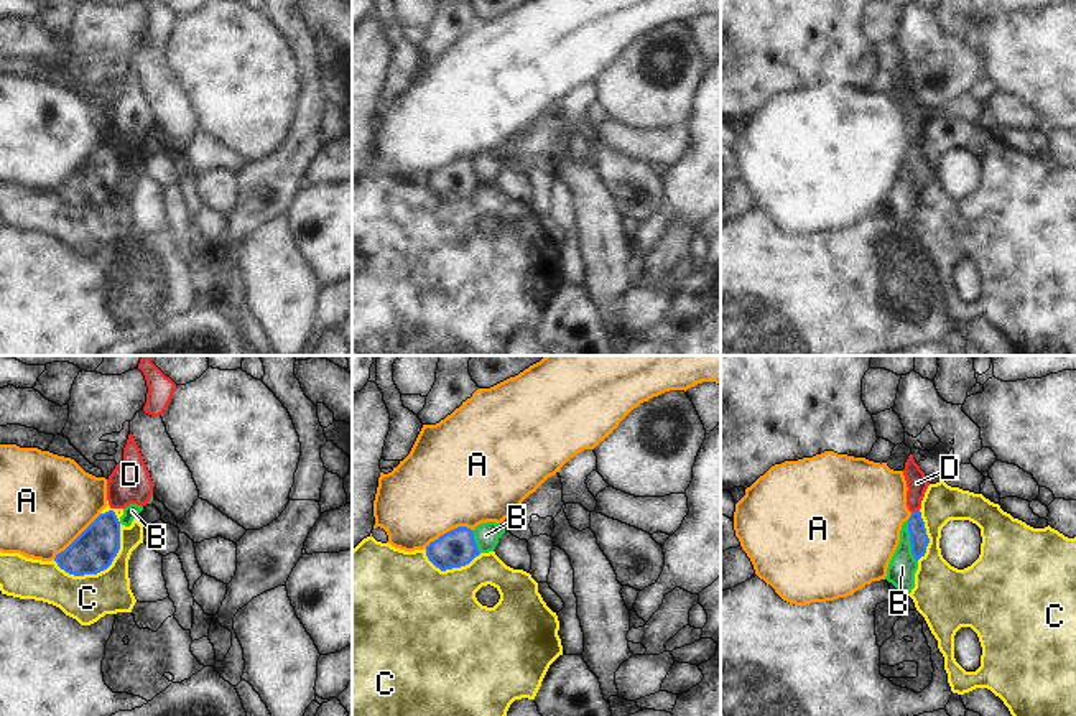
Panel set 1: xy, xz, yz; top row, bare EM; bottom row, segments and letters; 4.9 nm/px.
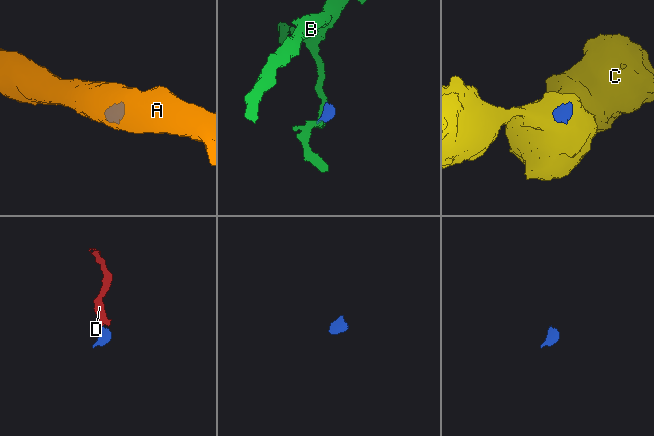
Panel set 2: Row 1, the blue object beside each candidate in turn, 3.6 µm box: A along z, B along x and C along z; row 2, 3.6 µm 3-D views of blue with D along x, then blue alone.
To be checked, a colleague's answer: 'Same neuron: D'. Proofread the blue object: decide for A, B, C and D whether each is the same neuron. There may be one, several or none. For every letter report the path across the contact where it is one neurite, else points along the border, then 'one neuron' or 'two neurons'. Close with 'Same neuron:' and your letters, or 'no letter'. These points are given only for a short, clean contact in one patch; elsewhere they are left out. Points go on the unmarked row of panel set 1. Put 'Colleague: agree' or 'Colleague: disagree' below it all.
A: two neurons
B: border along yz (907, 152), (912, 186), (917, 193); two neurons
C: border along xy (115, 144), (119, 183), (106, 199), (69, 206), (53, 191); two neurons
D: runs through yz (918, 170), (917, 142), (917, 114); one neuron
Same neuron: D
Colleague: agree

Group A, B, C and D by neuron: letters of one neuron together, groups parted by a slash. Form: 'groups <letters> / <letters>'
groups A / B / C / D

